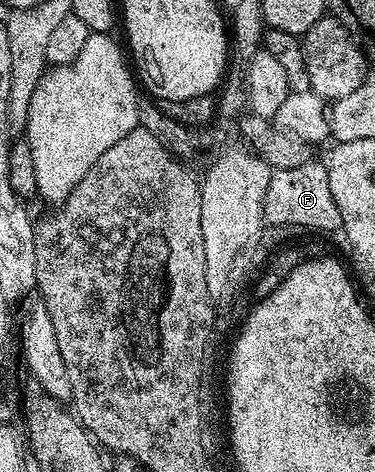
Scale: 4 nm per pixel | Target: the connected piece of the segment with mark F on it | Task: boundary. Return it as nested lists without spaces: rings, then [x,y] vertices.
[[[320,160],[305,161],[300,167],[276,169],[270,174],[268,189],[263,201],[263,222],[267,225],[295,224],[306,231],[319,229],[322,233],[337,230],[342,224],[336,199],[328,188],[328,171]]]

